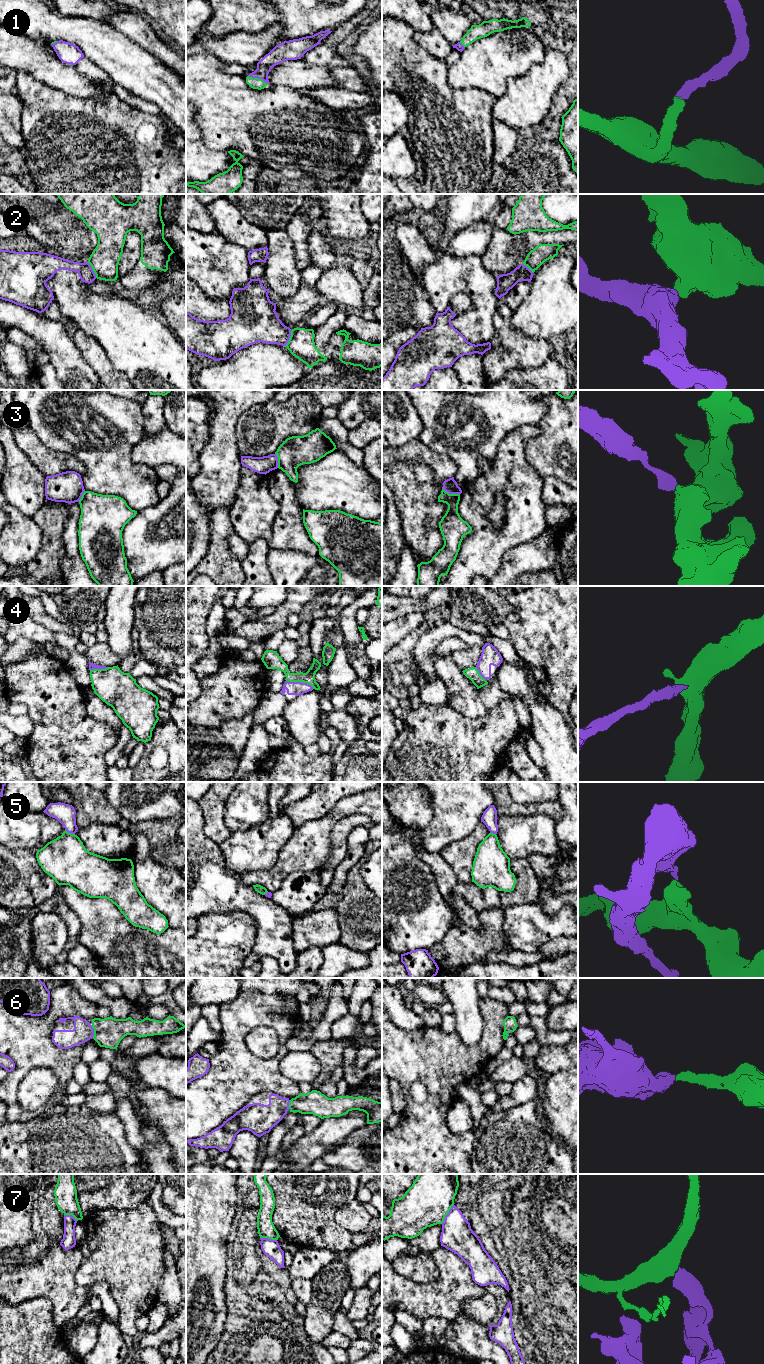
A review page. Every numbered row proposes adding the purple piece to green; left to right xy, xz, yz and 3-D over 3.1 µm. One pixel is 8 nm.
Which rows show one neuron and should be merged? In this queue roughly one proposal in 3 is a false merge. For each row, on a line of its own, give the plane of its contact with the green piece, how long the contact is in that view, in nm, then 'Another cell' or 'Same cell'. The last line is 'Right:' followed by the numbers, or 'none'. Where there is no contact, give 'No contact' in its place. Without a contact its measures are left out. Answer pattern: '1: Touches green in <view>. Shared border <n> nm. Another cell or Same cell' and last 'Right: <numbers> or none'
1: Touches green in xz. Shared border 180 nm. Same cell
2: Touches green in xy. Shared border 150 nm. Another cell
3: Touches green in yz. Shared border 150 nm. Another cell
4: Touches green in xz. Shared border 240 nm. Same cell
5: Touches green in xy. Shared border 90 nm. Another cell
6: Touches green in xy. Shared border 100 nm. Same cell
7: Touches green in yz. Shared border 190 nm. Another cell
Right: 1, 4, 6

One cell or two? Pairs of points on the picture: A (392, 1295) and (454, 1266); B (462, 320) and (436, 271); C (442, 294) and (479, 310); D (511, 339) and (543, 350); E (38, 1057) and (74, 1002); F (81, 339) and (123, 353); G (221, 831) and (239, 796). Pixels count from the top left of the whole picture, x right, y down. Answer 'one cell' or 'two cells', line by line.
A: one cell
B: one cell
C: one cell
D: one cell
E: one cell
F: two cells
G: two cells

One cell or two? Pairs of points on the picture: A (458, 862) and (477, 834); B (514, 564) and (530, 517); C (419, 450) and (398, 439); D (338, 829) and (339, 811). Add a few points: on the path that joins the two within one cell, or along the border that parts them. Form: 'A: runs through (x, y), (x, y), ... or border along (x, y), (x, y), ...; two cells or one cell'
A: runs through (460, 855), (472, 841); one cell
B: border along (542, 532), (529, 540), (513, 545), (502, 557); two cells
C: border along (419, 438), (410, 440), (400, 446), (392, 447); two cells
D: border along (361, 815), (340, 819), (333, 826), (330, 843); two cells

